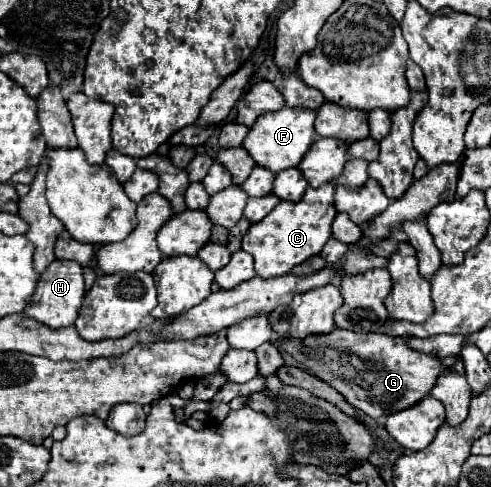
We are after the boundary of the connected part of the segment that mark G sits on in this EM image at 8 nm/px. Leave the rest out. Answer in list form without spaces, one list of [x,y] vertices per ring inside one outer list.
[[[336,328],[330,334],[308,336],[304,340],[280,338],[274,346],[284,348],[314,376],[336,388],[354,408],[362,410],[370,418],[388,416],[414,406],[430,394],[440,372],[450,370],[440,362],[440,358],[424,352],[420,354],[408,348],[404,338],[392,338],[386,334],[356,334]]]

